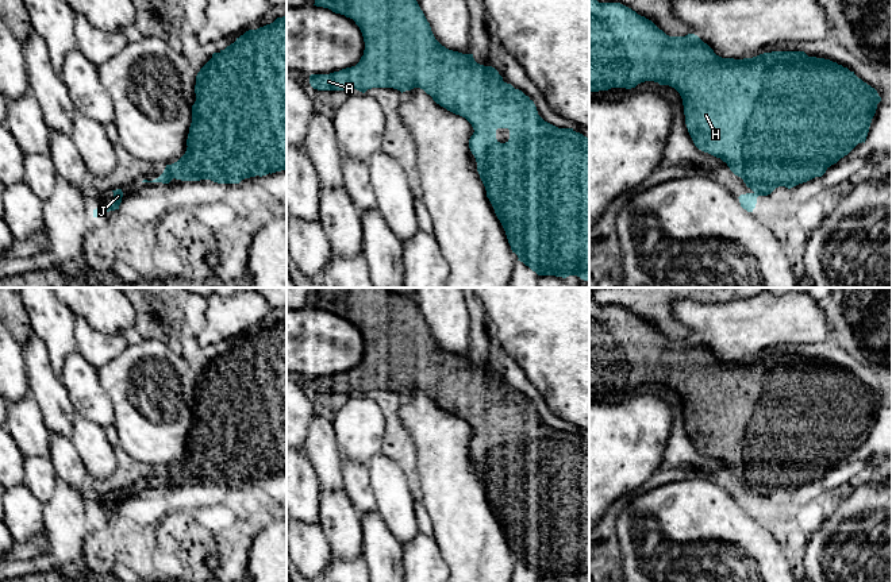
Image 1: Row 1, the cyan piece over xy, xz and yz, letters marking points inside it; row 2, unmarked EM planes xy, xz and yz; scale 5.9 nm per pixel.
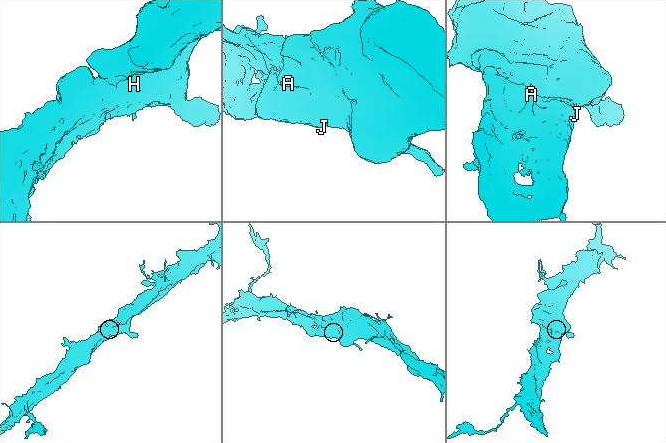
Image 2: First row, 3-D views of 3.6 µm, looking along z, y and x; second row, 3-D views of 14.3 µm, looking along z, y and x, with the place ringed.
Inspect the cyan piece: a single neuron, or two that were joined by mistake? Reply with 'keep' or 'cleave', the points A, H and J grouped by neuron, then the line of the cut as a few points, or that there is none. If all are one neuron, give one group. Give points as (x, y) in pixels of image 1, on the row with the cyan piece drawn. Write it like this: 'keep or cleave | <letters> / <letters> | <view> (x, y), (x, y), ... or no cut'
keep | A H J | no cut

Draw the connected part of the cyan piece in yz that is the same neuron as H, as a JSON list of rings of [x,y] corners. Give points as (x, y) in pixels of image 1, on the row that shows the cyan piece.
[[[589,0],[589,92],[608,90],[611,88],[631,89],[645,81],[669,85],[680,93],[684,105],[685,124],[695,146],[726,162],[730,170],[741,177],[746,186],[753,190],[751,193],[738,197],[741,207],[747,212],[753,212],[758,196],[768,196],[778,186],[791,189],[815,177],[822,177],[831,165],[847,155],[858,143],[865,143],[877,104],[881,101],[874,88],[858,78],[854,72],[830,59],[808,57],[804,51],[772,51],[743,59],[722,58],[695,34],[669,36],[651,20],[638,15],[620,3],[599,3],[597,0]]]

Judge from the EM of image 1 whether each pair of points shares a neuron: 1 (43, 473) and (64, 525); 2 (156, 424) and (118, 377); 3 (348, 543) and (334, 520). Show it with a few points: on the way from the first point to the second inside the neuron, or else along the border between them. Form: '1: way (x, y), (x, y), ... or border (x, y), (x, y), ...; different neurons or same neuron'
1: border (57, 478), (54, 493), (43, 504); different neurons
2: way (149, 412), (149, 408), (130, 389); same neuron
3: way (345, 538), (343, 530), (339, 525); same neuron

